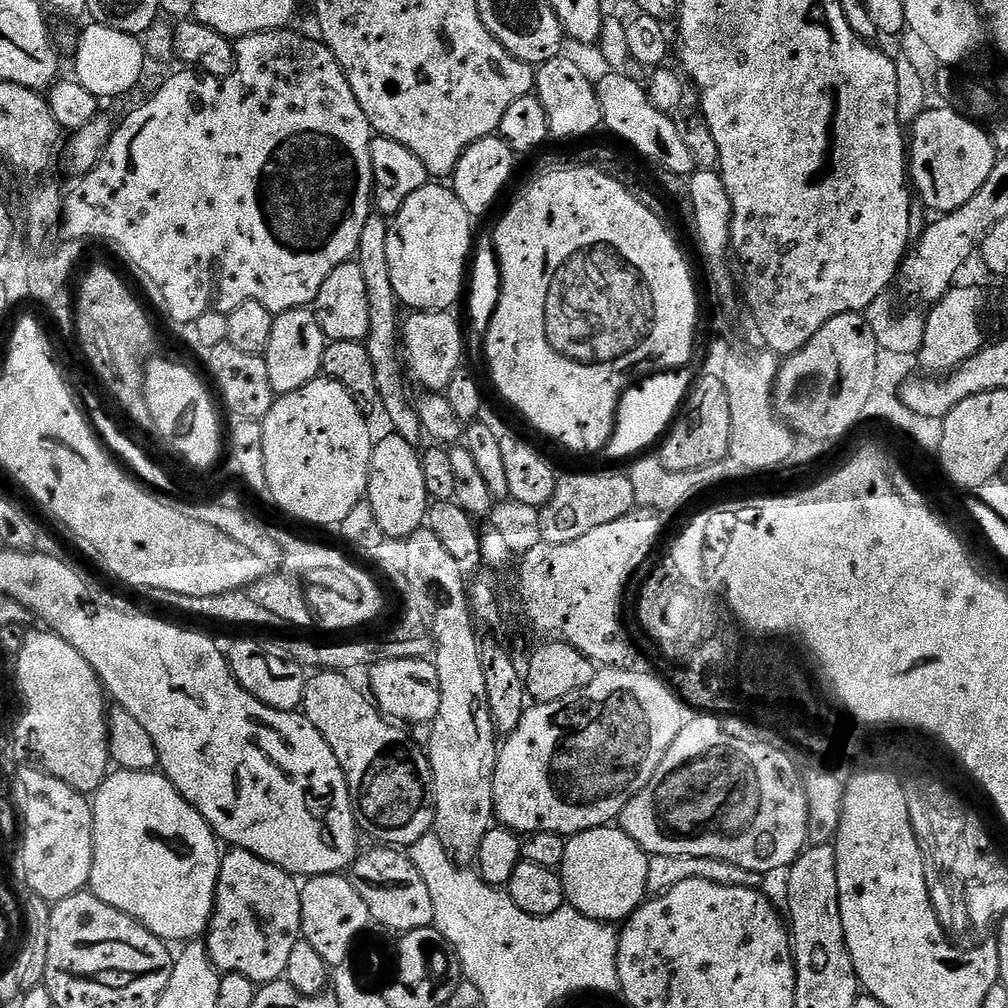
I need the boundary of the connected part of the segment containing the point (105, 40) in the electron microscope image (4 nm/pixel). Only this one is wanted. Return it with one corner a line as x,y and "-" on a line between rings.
92,22
89,25
76,44
75,80
86,86
90,94
101,98
126,95
139,82
140,75
144,72
144,64
146,65
141,37
114,30
105,24

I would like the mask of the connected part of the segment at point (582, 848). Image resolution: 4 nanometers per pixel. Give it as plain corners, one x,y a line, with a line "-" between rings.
619,826
580,832
567,841
566,854
558,869
560,881
564,884
564,899
571,907
586,914
586,918
623,922
646,899
649,859
648,853

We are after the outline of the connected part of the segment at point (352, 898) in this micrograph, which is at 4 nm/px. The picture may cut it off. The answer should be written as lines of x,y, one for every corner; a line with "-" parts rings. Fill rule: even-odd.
344,874
314,876
303,881
300,890
302,902
302,938
322,954
330,966
340,966
352,952
352,943
360,936
360,931
370,924
368,907
362,902
362,894
354,890
351,879

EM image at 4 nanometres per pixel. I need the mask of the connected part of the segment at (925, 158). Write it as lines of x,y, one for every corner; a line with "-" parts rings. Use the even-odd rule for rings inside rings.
947,106
927,108
910,127
910,143
908,161
910,180
929,211
936,210
938,214
947,214
960,209
982,188
984,182
996,165
998,153
993,146
991,135
977,121
969,120

